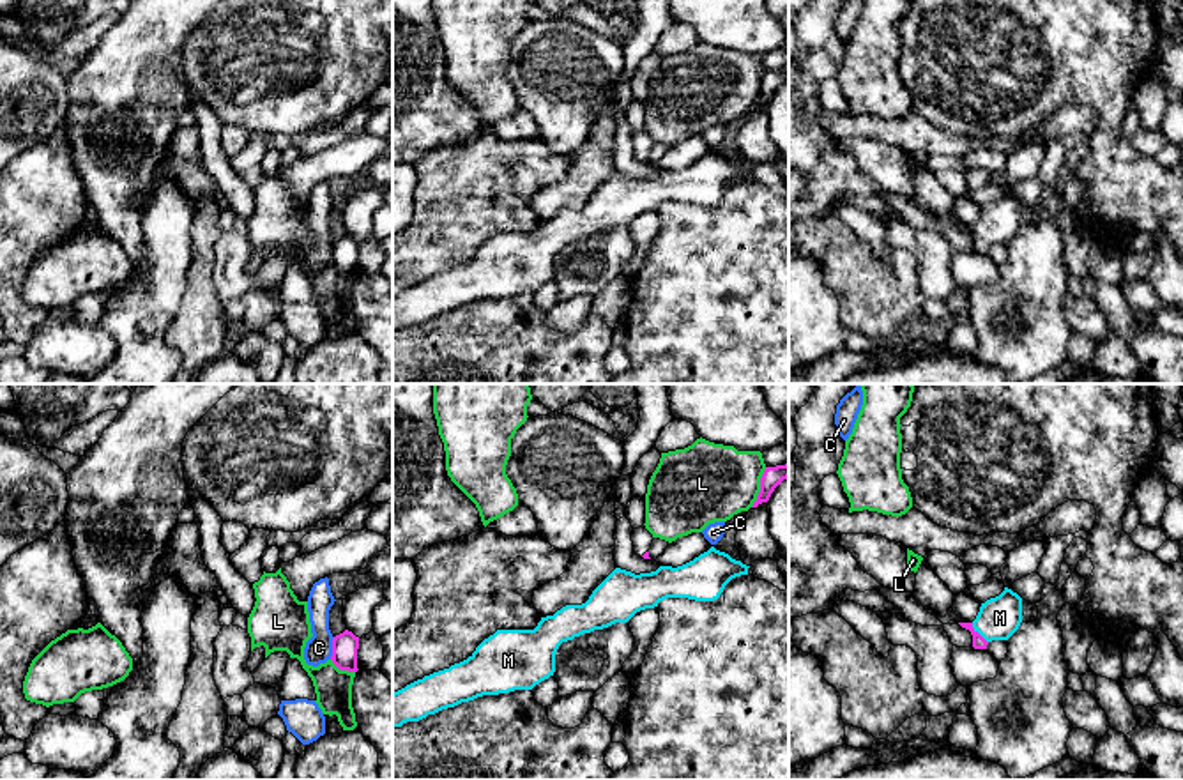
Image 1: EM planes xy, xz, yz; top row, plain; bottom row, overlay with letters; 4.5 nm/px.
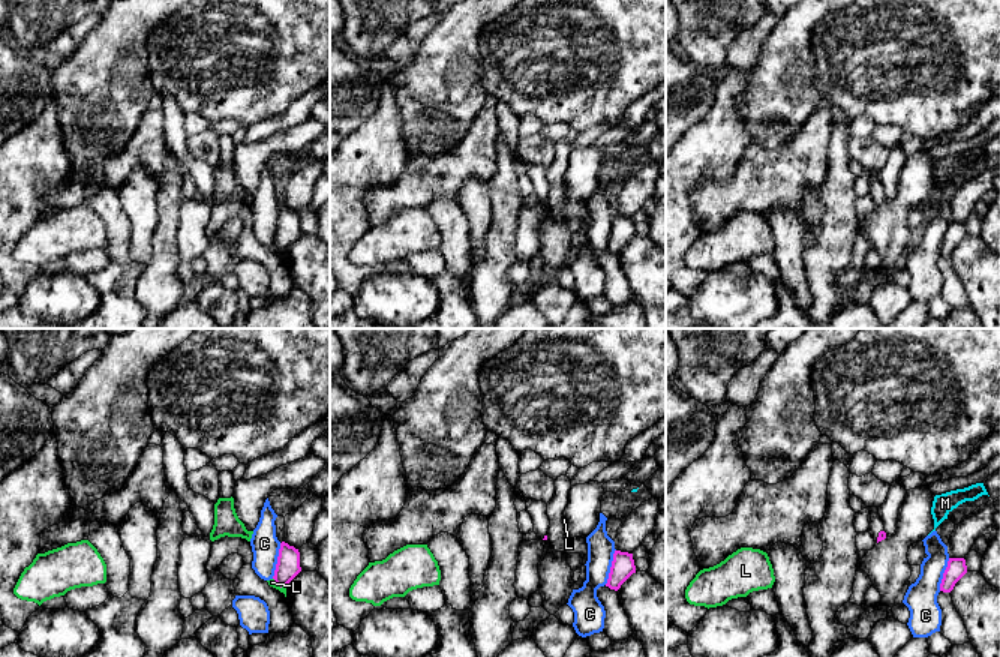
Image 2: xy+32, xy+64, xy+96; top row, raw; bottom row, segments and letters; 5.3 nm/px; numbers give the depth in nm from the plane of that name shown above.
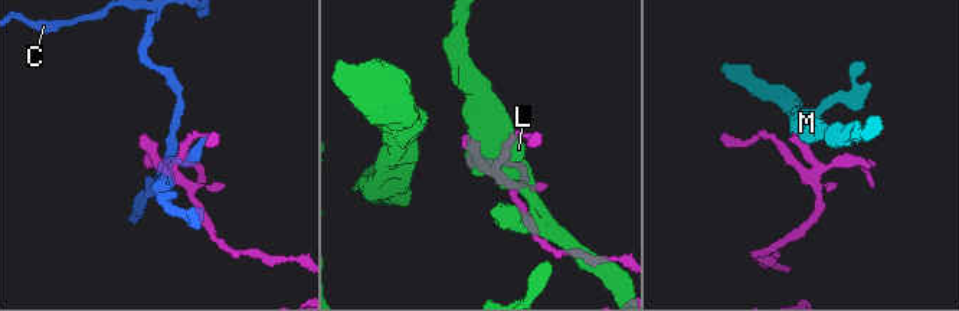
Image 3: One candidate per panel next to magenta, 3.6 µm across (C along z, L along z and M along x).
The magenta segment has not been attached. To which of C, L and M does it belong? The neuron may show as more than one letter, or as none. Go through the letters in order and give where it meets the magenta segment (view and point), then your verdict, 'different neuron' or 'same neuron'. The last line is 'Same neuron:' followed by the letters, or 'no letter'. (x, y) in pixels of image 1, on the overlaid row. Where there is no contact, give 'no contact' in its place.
C: meets magenta in xy at (333, 648); different neuron
L: meets magenta in xz at (761, 487); different neuron
M: meets magenta in yz at (978, 634); different neuron
Same neuron: no letter

